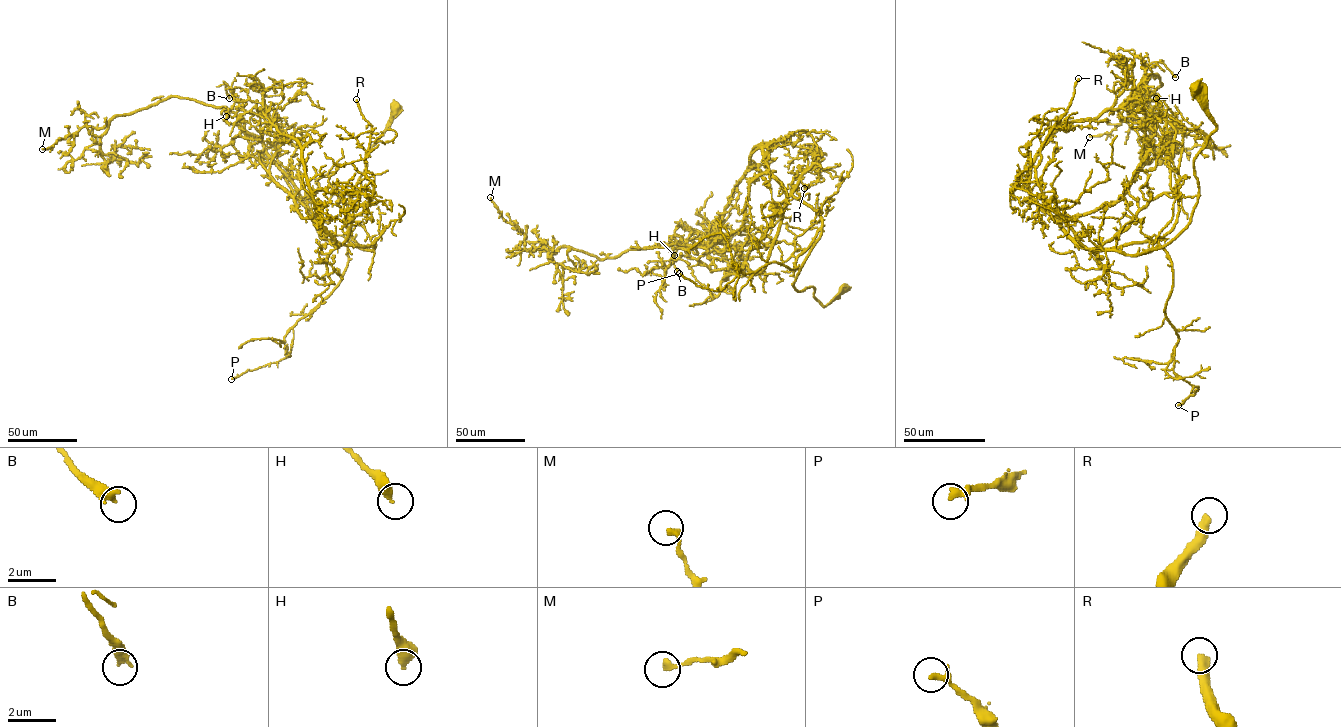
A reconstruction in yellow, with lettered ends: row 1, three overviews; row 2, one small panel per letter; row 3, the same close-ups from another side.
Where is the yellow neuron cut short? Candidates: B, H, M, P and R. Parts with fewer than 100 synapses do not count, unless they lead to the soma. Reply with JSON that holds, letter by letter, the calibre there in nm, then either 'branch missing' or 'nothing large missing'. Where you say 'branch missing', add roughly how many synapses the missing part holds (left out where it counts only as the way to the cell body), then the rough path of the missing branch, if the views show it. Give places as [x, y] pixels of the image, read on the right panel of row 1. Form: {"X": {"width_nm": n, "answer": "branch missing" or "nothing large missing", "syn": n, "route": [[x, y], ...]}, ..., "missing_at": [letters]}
{"B": {"width_nm": 400, "answer": "nothing large missing"}, "H": {"width_nm": 440, "answer": "nothing large missing"}, "M": {"width_nm": 280, "answer": "nothing large missing"}, "P": {"width_nm": 300, "answer": "nothing large missing"}, "R": {"width_nm": 380, "answer": "branch missing", "syn": 150, "route": [[1078, 78], [1096, 53], [1105, 51], [1108, 55]]}, "missing_at": ["R"]}

